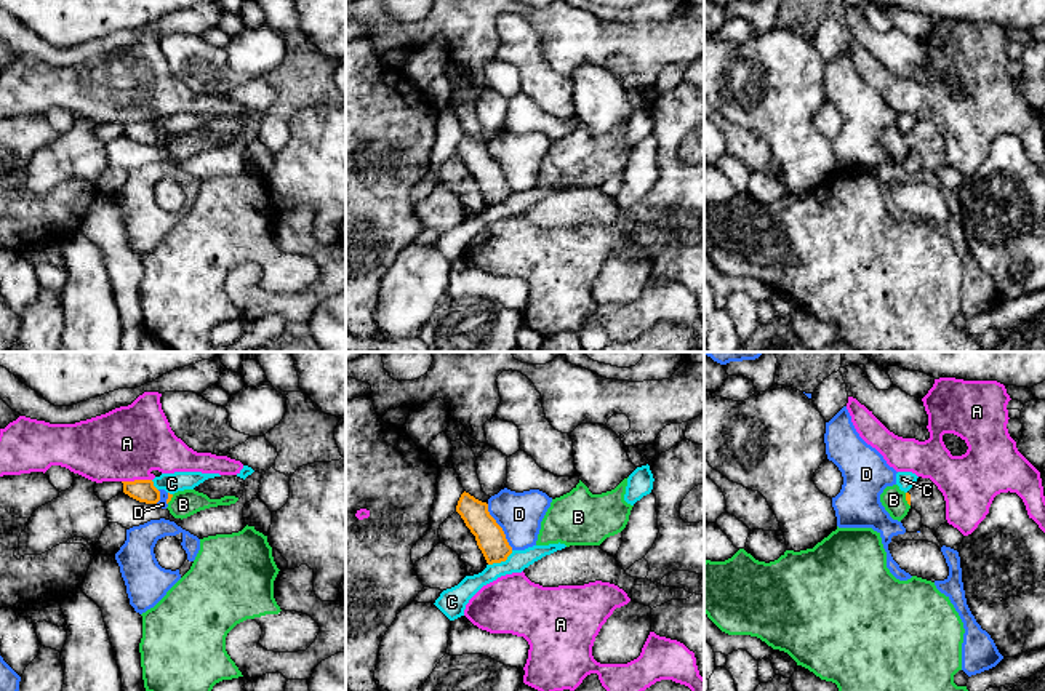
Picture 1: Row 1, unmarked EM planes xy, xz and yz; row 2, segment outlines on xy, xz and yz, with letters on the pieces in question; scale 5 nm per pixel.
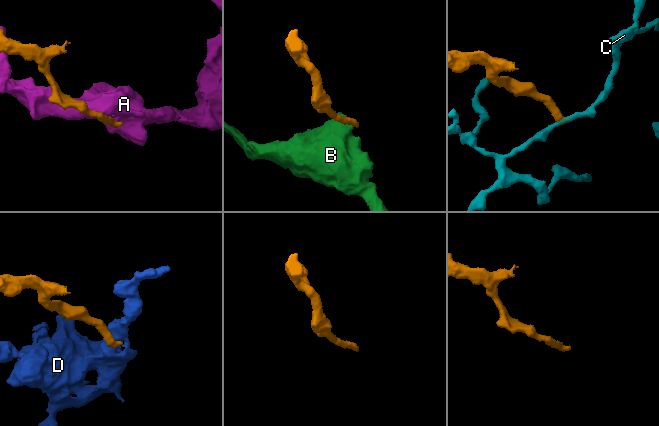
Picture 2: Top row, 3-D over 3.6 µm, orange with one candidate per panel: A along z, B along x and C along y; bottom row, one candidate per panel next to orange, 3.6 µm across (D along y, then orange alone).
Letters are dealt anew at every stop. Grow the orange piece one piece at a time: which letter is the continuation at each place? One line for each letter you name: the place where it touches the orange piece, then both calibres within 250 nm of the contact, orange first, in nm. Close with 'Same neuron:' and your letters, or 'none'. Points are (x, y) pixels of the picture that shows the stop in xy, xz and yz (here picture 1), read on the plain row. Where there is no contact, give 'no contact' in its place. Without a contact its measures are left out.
Same neuron: none

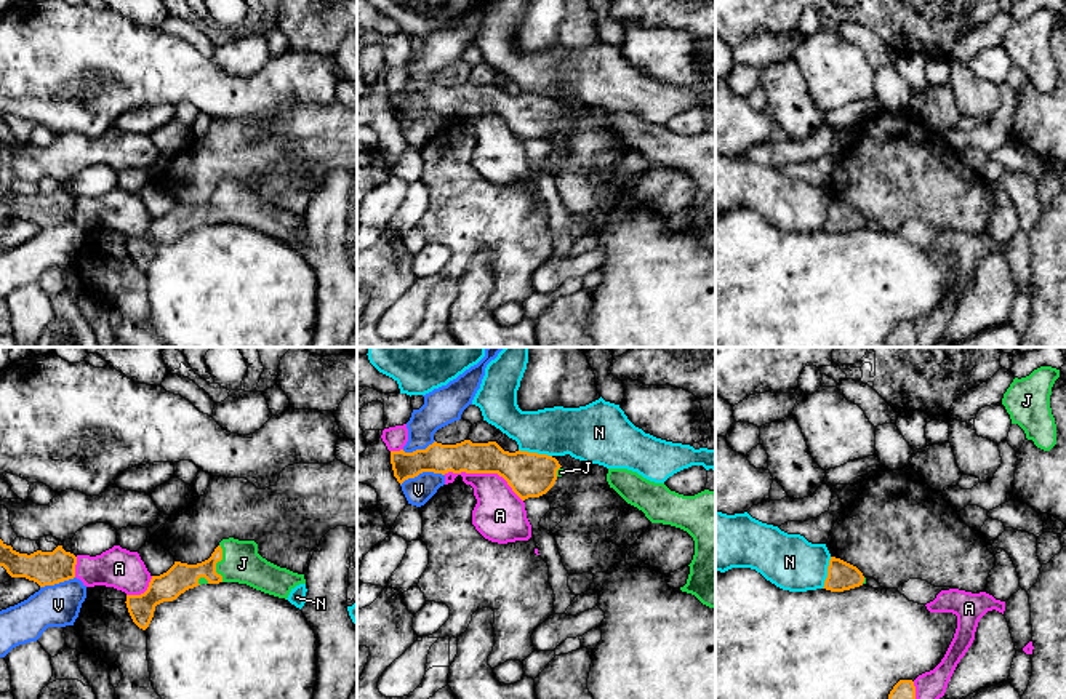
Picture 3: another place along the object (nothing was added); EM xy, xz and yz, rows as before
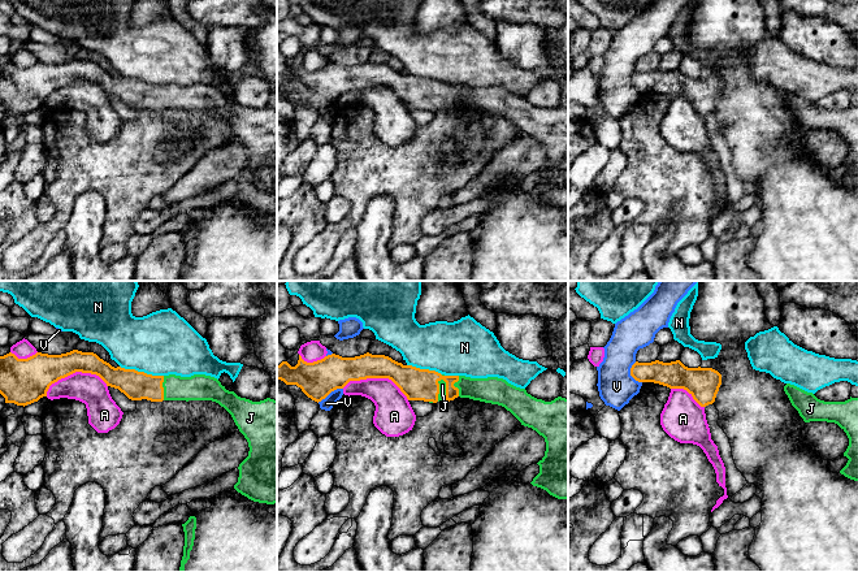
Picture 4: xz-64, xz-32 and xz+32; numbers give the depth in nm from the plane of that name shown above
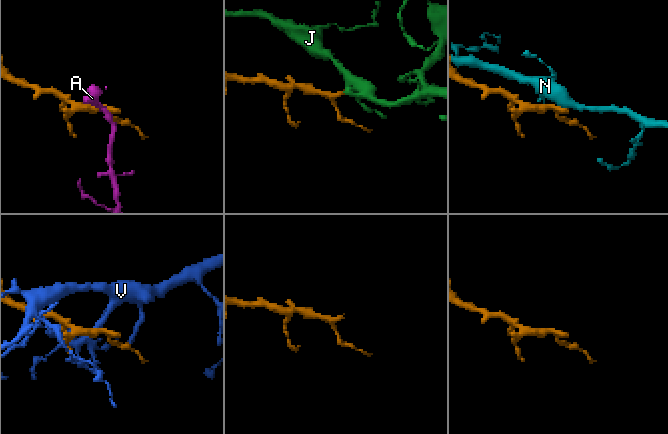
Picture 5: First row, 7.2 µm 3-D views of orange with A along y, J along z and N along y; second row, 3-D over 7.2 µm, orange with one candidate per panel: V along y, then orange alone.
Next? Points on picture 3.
J: contact xy (216, 203); calibres 140 and 200 nm
Same neuron: J

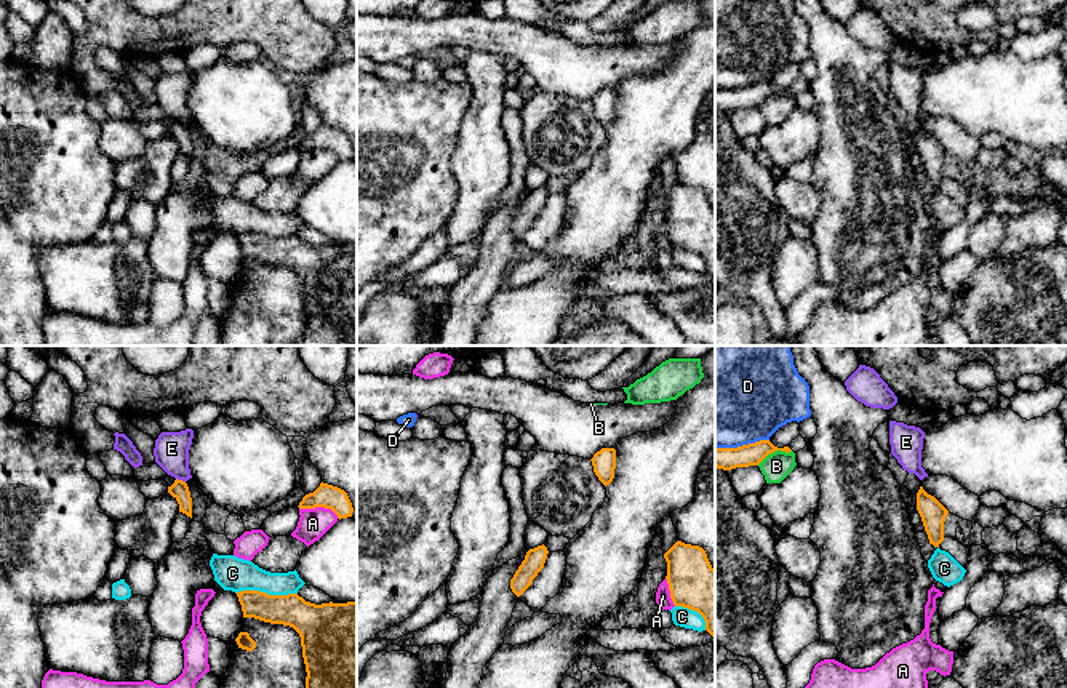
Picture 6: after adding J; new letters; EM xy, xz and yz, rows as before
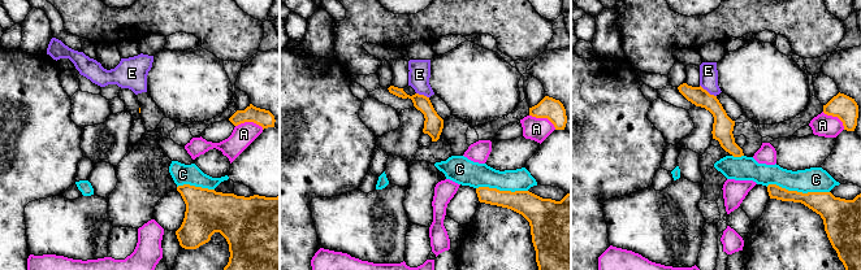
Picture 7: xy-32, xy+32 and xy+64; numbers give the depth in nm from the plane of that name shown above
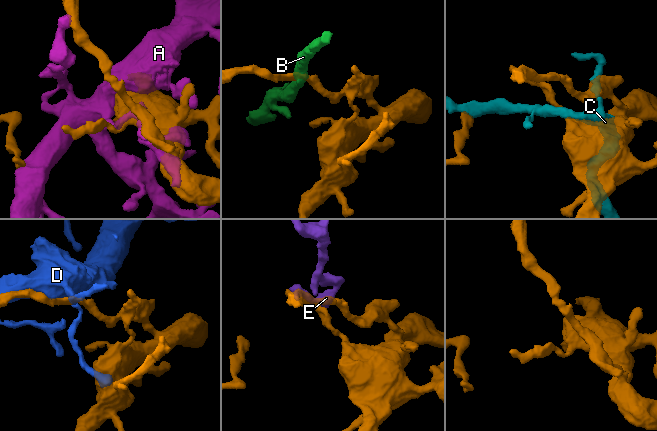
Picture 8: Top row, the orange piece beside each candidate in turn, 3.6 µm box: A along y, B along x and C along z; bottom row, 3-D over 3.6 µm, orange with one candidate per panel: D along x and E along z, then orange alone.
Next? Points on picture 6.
Same neuron: none

